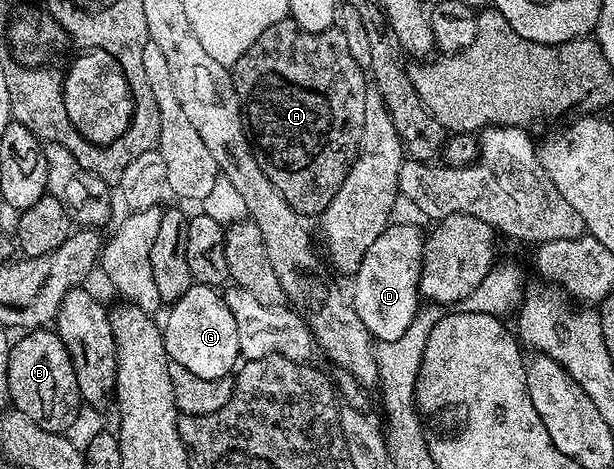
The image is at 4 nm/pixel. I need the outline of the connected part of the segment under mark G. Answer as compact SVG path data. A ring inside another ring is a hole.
M194 282L183 298L172 301L170 308L169 317L163 320L163 331L172 363L187 366L199 378L223 378L238 367L241 347L235 314L231 314L224 295L216 287Z

